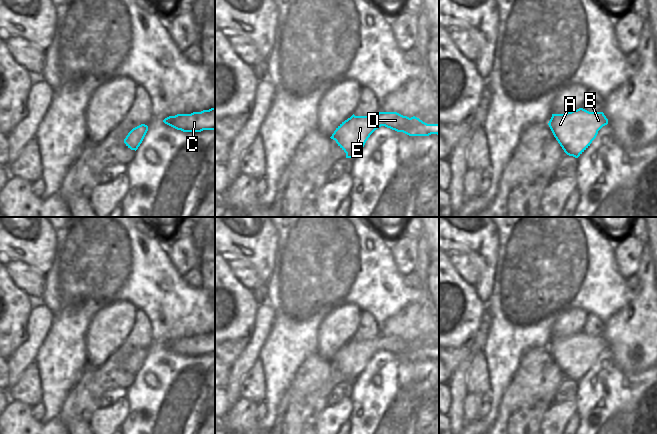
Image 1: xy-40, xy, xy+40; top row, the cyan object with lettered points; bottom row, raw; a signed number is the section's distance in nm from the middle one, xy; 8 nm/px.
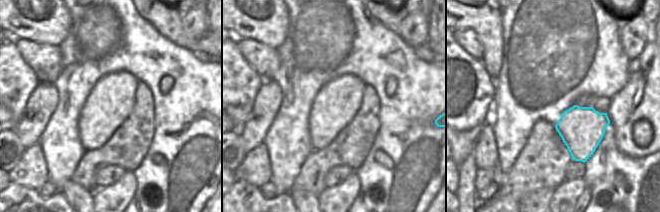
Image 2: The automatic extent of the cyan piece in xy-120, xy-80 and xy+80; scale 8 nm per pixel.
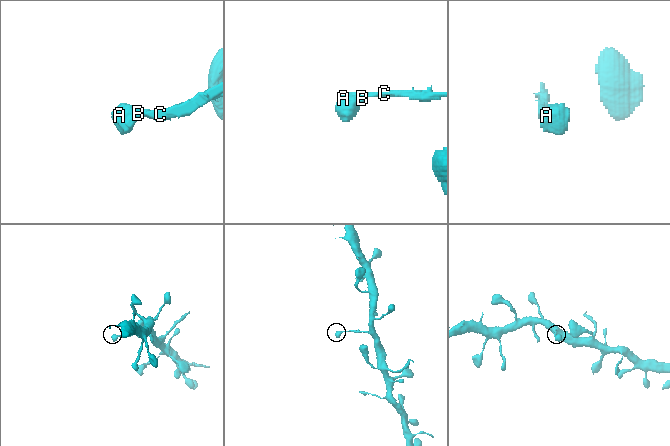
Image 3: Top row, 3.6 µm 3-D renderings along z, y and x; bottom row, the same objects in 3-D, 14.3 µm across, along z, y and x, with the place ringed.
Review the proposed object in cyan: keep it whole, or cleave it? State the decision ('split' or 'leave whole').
leave whole

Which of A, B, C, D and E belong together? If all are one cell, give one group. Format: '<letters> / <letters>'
A B C D E

